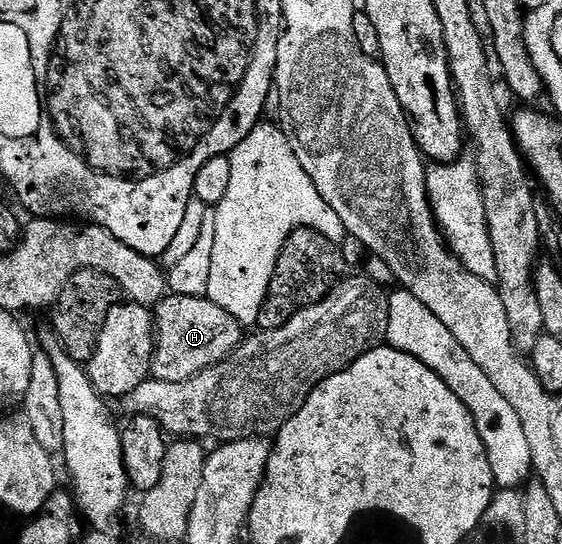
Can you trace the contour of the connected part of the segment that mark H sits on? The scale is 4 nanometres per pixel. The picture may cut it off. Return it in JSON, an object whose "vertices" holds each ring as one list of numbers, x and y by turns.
{"vertices":[[165,296,159,305,155,306,156,313,156,350,150,353,150,373,157,381,166,383,182,383,194,375,198,375,206,367,224,361,228,355,240,346,242,327,222,307,218,307,207,297,178,297]]}

